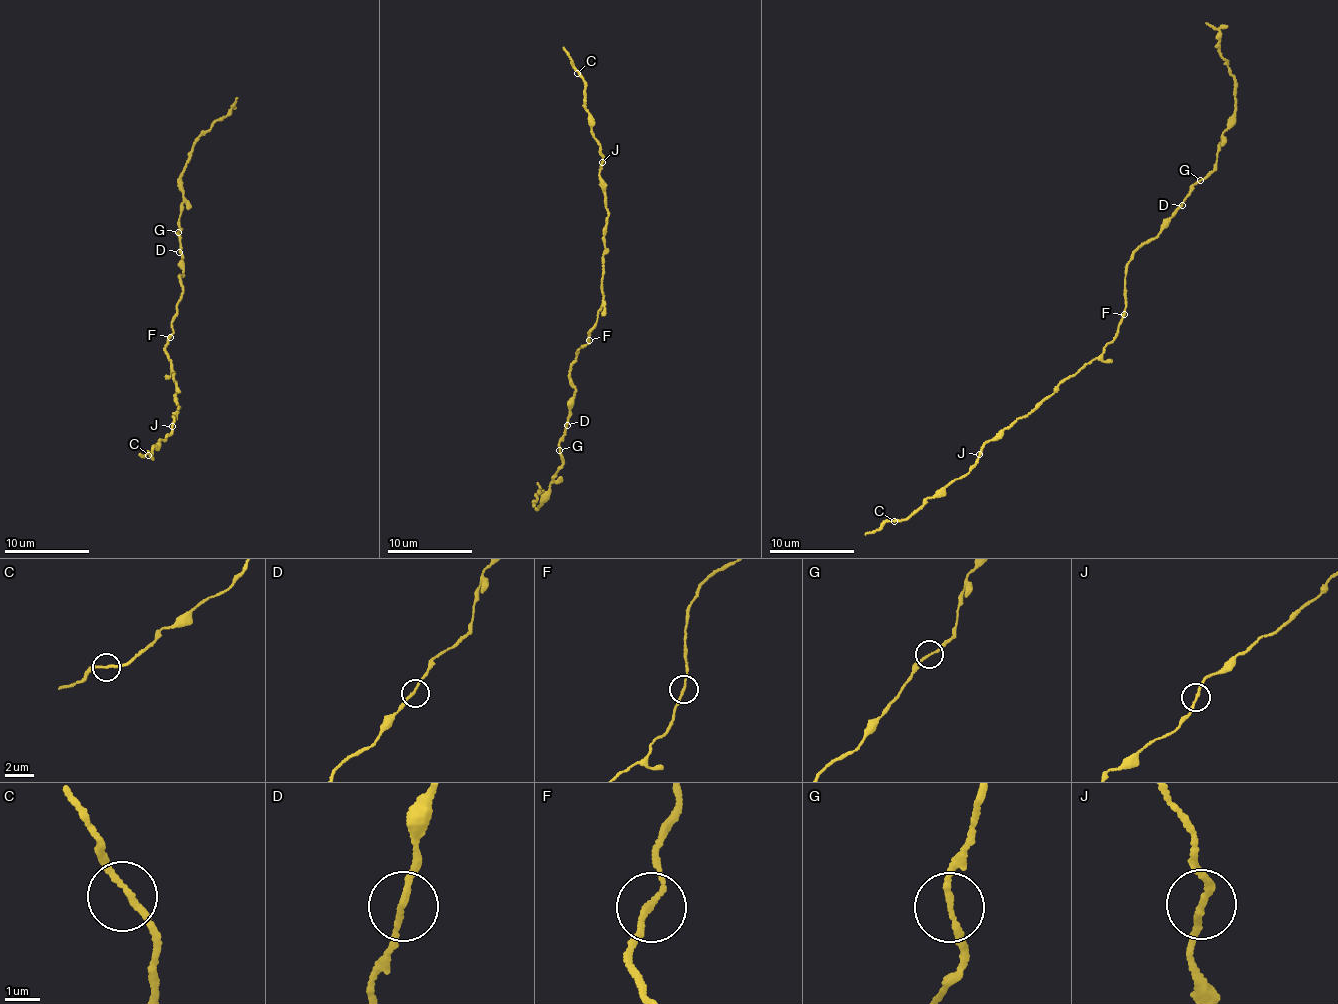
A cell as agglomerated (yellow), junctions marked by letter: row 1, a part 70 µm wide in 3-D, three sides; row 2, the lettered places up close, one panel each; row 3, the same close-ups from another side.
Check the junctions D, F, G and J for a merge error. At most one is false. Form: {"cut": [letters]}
{"cut": []}

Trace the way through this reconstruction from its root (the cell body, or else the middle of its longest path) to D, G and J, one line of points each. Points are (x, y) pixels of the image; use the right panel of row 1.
D: (1124, 312), (1125, 276), (1131, 256), (1160, 232), (1164, 220), (1182, 205)
G: (1124, 312), (1125, 276), (1131, 256), (1160, 232), (1164, 220), (1200, 181)
J: (1124, 312), (1119, 332), (1105, 350), (1059, 384), (1057, 389), (1027, 414), (1020, 416), (982, 447), (979, 455)

